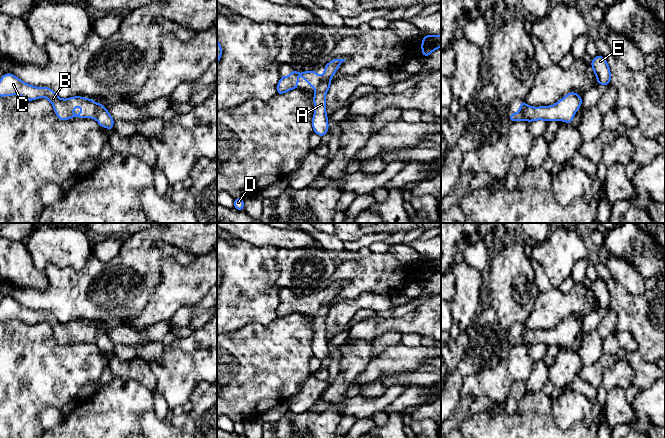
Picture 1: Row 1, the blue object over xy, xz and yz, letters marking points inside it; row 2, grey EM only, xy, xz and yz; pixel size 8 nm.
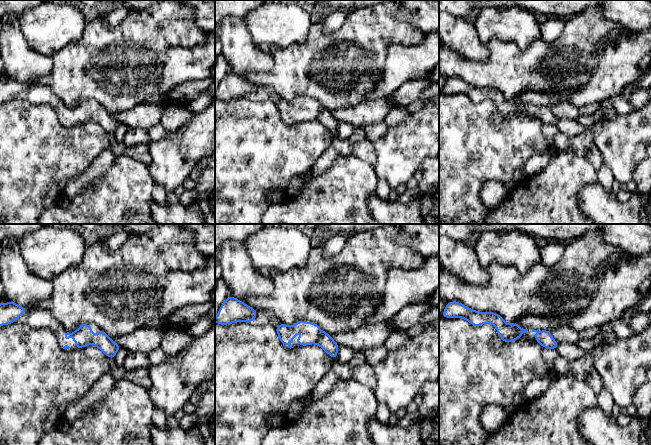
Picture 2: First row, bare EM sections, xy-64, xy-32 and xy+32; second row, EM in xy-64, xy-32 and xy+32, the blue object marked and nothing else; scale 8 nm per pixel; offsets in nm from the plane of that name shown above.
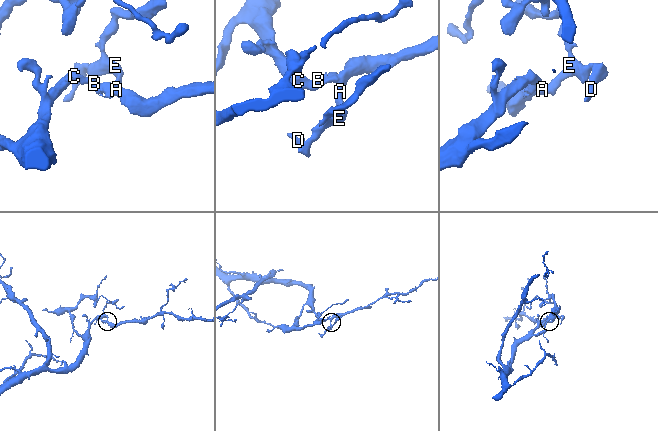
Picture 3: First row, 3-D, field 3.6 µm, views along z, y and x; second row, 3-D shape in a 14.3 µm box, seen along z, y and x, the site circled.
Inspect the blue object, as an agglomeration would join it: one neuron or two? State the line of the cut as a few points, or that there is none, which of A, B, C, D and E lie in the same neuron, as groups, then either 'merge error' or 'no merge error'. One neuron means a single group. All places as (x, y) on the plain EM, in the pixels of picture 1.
no cut | A B C D E | no merge error

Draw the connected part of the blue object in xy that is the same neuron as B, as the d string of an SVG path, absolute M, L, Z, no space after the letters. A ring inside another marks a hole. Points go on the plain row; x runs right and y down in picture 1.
M5 297L0 303L0 321L11 319L21 320L28 325L33 325L42 321L47 322L53 329L59 344L64 345L71 342L94 342L101 351L113 355L114 343L109 338L107 332L101 327L96 327L92 323L80 320L61 323L51 312L34 311L24 307L13 298ZM77 329L80 330L80 333L84 333L85 335L73 340L72 336Z

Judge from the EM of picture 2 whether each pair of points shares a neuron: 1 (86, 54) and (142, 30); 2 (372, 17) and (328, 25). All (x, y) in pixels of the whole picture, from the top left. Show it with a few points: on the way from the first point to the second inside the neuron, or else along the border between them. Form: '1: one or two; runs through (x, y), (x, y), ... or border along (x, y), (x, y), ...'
1: one; runs through (100, 46), (128, 38)
2: two; border along (350, 12), (337, 30), (331, 32), (323, 31)

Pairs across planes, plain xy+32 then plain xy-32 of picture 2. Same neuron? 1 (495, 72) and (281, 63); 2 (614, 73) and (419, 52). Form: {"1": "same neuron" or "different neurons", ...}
{"1": "same neuron", "2": "same neuron"}

